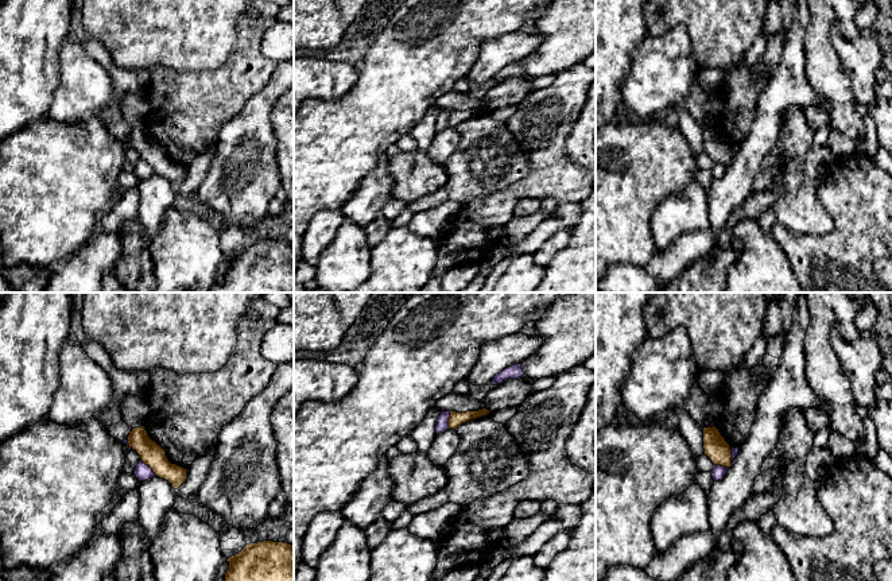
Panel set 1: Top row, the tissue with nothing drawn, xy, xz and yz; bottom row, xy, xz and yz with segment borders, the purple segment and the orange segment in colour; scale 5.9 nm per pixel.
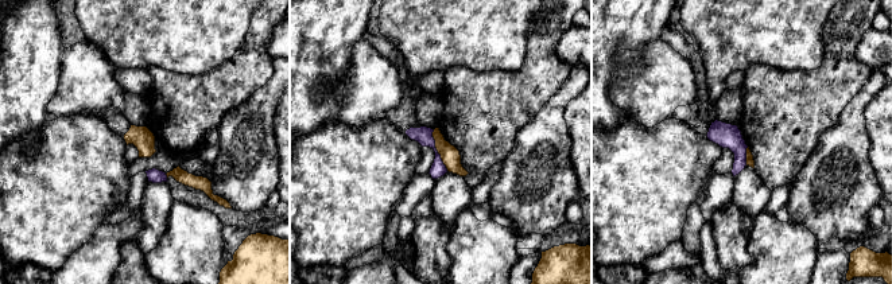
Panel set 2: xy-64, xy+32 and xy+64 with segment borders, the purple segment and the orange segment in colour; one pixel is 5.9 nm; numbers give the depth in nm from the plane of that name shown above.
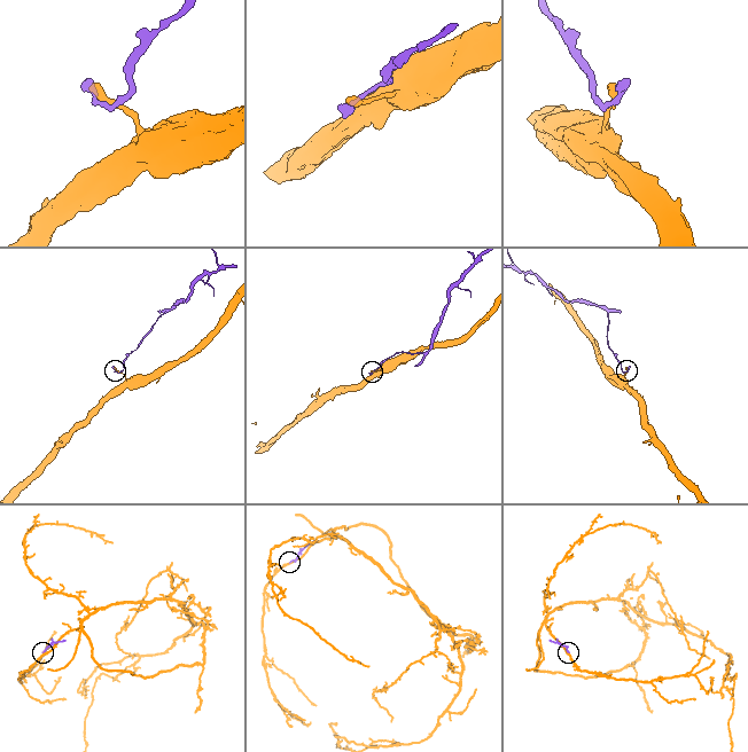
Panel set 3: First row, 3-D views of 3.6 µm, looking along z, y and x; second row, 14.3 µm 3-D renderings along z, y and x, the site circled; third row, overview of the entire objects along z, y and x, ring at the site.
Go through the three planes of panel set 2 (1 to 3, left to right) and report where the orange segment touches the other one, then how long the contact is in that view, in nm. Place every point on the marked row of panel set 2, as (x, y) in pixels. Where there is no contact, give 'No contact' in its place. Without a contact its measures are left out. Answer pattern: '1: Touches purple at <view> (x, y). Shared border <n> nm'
1: Touches purple at xy-64 (166, 175). Shared border 30 nm
2: Touches purple at xy+32 (435, 150). Shared border 260 nm
3: Touches purple at xy+64 (745, 156). Shared border 110 nm

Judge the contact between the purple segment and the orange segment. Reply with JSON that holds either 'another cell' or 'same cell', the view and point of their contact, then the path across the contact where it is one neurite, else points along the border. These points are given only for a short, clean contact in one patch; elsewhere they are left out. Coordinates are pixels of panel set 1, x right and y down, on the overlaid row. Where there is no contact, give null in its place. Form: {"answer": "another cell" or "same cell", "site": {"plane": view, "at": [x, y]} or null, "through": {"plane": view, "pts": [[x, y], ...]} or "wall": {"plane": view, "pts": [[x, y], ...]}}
{"answer": "another cell", "site": {"plane": "xy", "at": [148, 467]}, "wall": {"plane": "xy", "pts": [[140, 459], [155, 475]]}}

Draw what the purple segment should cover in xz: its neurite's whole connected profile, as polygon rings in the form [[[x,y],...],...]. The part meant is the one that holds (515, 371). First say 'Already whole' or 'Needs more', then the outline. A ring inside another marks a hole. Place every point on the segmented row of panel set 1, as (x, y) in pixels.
Already whole. [[[515,364],[512,367],[503,369],[500,373],[497,373],[495,376],[490,386],[496,386],[496,384],[500,384],[508,379],[517,379],[517,377],[524,377],[521,364]]]

